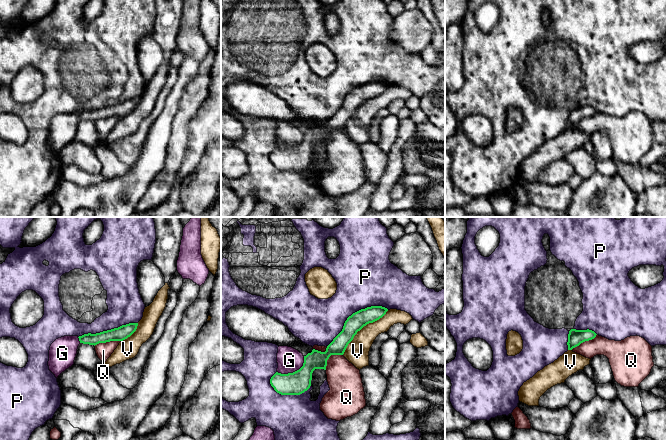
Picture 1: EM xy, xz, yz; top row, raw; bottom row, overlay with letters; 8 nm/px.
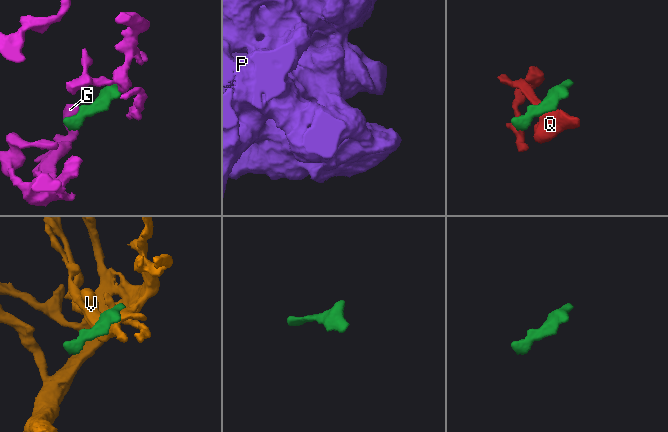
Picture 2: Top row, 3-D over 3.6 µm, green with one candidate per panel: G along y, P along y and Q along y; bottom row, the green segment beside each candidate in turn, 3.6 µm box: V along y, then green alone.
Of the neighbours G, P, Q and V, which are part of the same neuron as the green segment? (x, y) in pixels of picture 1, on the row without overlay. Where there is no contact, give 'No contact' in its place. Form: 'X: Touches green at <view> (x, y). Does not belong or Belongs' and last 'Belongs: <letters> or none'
G: Touches green at xz (295, 147). Belongs
P: Touches green at xz (353, 89). Does not belong
Q: Touches green at xy (107, 117). Does not belong
V: Touches green at xz (361, 104). Does not belong
Belongs: G

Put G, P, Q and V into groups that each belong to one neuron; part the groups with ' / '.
G / P / Q / V

